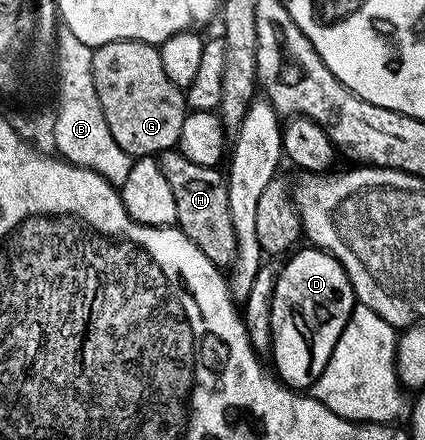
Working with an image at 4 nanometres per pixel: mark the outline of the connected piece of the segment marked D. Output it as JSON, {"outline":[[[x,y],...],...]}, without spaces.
{"outline":[[[306,248],[292,252],[286,258],[287,263],[279,269],[271,304],[270,356],[275,357],[274,372],[284,385],[296,391],[310,390],[321,371],[325,371],[325,363],[329,363],[329,355],[333,355],[333,347],[337,347],[337,339],[357,304],[347,272],[341,267],[339,260],[324,249]]]}

